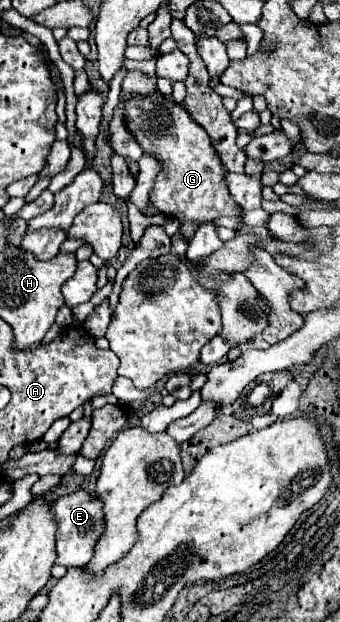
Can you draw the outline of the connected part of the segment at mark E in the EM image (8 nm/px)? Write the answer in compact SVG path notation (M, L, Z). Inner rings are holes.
M76 491L70 495L62 495L52 503L54 519L58 525L56 531L56 551L58 551L58 565L64 567L84 567L92 553L96 539L104 531L104 519L102 519L102 503L96 501L86 491Z

